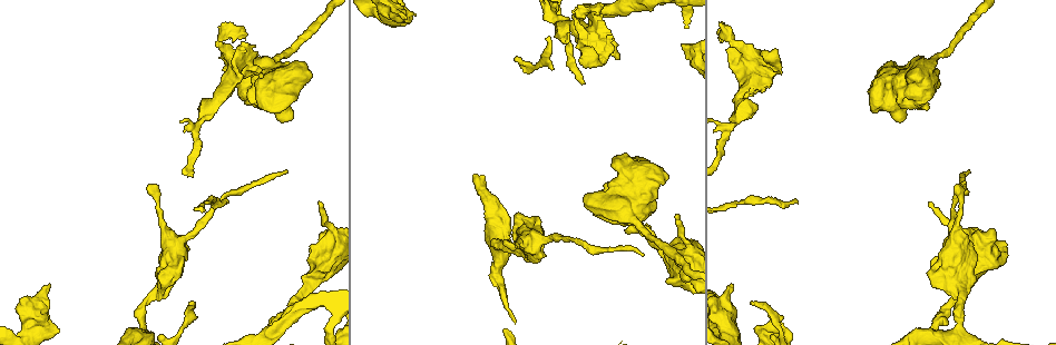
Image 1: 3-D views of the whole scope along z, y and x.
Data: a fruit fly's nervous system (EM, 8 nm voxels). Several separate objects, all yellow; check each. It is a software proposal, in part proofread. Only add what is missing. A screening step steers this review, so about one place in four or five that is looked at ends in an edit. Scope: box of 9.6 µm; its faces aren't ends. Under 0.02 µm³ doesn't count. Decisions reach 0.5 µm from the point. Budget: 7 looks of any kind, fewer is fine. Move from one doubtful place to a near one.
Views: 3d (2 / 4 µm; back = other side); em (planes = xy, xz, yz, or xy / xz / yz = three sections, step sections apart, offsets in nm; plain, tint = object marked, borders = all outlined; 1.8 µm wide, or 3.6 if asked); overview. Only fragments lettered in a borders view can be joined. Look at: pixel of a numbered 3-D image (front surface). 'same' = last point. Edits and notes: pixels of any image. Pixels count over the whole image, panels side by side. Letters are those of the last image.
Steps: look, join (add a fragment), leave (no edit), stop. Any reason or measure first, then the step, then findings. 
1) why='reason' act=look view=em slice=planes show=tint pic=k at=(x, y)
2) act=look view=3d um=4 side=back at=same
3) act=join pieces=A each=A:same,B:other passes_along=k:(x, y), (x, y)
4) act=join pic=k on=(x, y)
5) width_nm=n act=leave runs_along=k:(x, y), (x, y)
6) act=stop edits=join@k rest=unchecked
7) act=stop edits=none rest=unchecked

why='calibre changes' act=look view=em um=3.6 slice=planes show=tint pic=1 at=(318, 266)

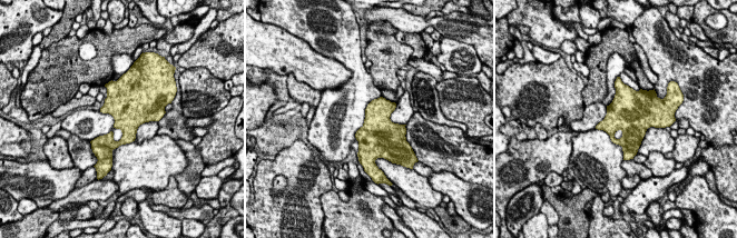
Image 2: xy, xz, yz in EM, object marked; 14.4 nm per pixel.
why='see the neighbours' act=look view=em um=3.6 slice=planes show=borders at=same

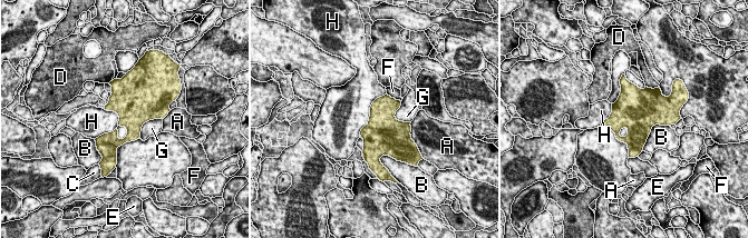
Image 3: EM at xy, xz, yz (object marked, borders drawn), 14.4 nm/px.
act=leave each=A:other,B:other,C:other,D:other,E:other,F:other,G:other,H:other border=3:(386, 93), (372, 102), (359, 135) found='no lettered fragment goes on from it'

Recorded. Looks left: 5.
why='free end' act=look view=3d um=2 side=back pic=1 at=(602, 61)

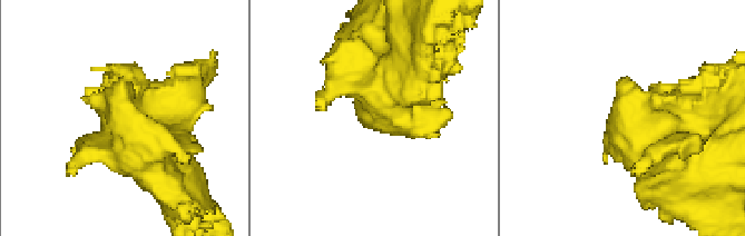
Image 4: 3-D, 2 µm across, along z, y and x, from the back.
act=look view=em um=3.6 slice=planes show=borders pic=4 at=(132, 81)

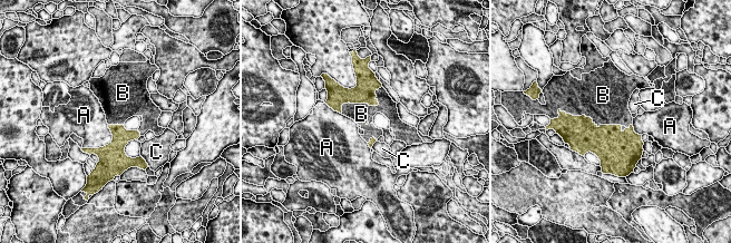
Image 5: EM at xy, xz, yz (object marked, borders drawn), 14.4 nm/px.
act=join pieces=B each=A:other,B:same,C:other passes_along=5:(364, 91), (363, 103), (361, 114) found='it goes on there'

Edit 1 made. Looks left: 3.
why='branch stops here' act=look view=em slice=planes show=borders pic=1 at=(47, 286)

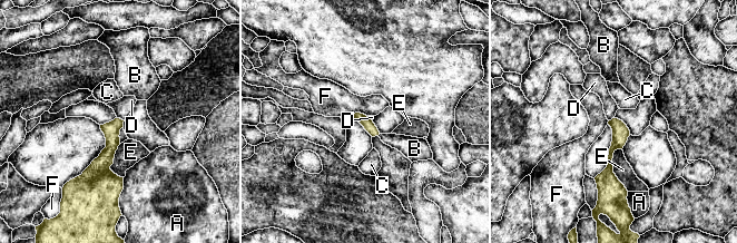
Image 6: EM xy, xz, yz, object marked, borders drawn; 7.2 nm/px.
act=leave each=A:other,B:other,C:other,D:other,E:other,F:other border=6:(117, 117), (124, 120) found='none of them fits'

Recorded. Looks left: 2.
act=stop edits=join@5 rest=unchecked

